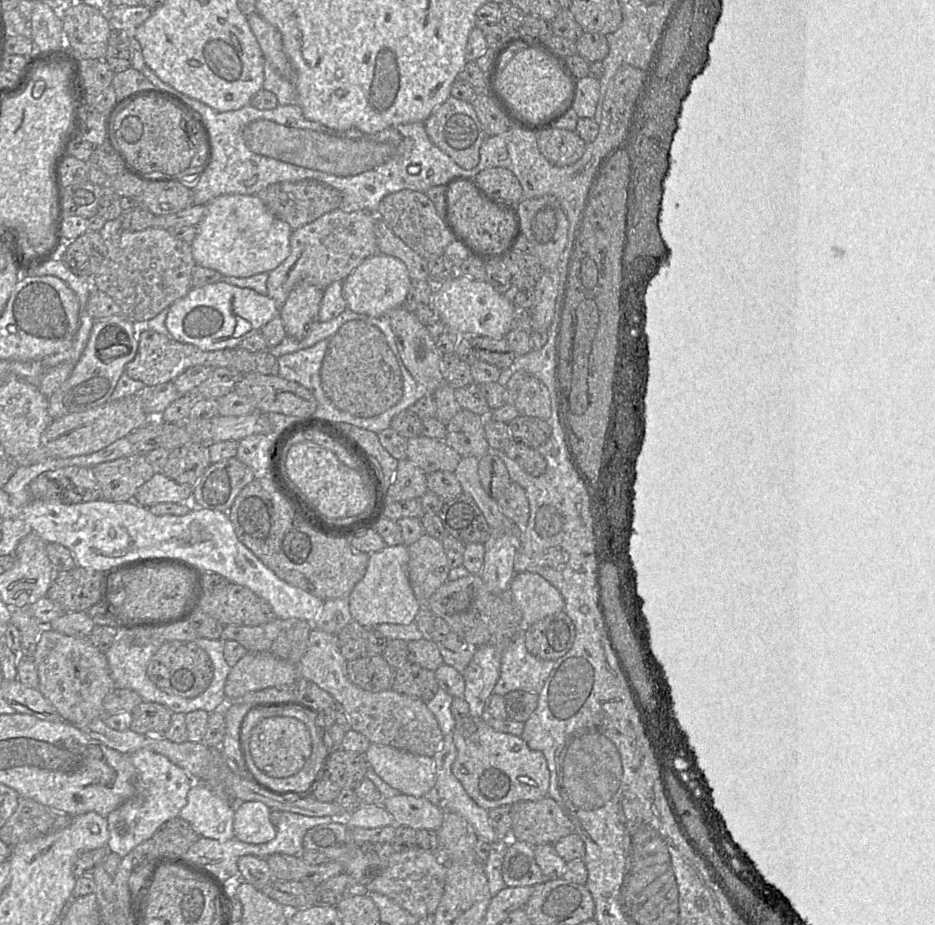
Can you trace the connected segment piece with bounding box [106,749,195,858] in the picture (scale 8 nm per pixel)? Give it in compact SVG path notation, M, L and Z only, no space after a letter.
M140 749L129 756L136 769L135 794L106 817L109 831L106 848L108 853L115 853L121 858L139 844L151 839L162 824L179 816L195 782L184 769L164 755Z

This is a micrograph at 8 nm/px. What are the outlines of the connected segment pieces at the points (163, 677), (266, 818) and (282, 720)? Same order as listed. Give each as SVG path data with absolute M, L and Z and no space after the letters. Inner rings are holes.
M169 641L162 644L150 659L147 676L160 690L182 698L196 698L210 686L214 666L210 656L194 641Z
M260 801L239 802L233 820L234 837L248 844L273 840L276 827L270 821L271 809Z
M273 716L262 720L251 731L250 754L259 770L271 778L287 778L298 773L312 752L306 725L292 716Z

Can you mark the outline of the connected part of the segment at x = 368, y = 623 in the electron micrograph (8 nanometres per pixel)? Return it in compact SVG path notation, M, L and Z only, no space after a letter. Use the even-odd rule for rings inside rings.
M405 544L385 546L369 555L364 577L355 585L348 596L353 621L367 629L380 624L407 625L415 621L422 608L415 597L408 575L409 552Z

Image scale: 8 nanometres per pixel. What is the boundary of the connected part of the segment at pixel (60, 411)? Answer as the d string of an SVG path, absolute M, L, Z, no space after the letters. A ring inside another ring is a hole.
M122 315L94 319L87 345L70 377L48 398L53 419L97 407L110 400L125 366L135 357L139 346L138 325Z

